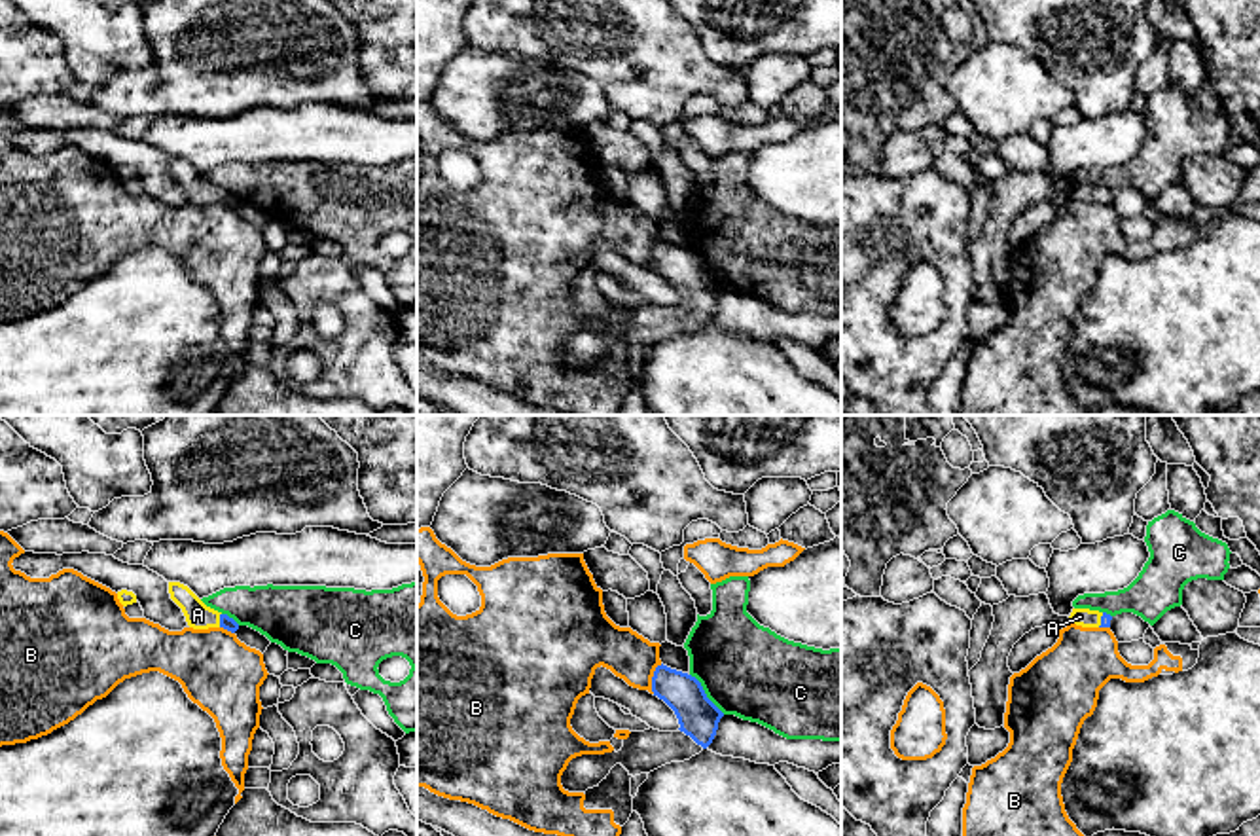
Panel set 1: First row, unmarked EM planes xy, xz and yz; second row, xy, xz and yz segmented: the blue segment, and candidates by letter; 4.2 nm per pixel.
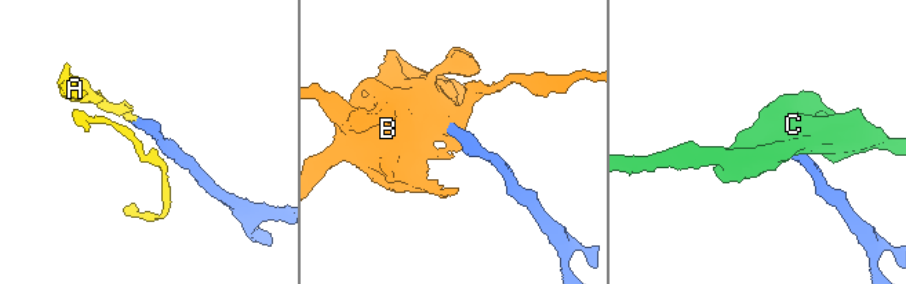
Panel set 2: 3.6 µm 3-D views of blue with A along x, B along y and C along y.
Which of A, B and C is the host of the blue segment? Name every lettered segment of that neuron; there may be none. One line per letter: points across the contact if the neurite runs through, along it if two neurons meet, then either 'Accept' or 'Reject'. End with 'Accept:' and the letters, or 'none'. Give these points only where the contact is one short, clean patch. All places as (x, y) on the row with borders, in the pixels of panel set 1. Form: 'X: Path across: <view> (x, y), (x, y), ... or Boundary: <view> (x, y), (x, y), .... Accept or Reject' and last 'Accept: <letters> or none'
A: Path across: xy (226, 622), (220, 620), (198, 615). Accept
B: Boundary: xz (662, 664), (654, 672), (652, 692). Reject
C: Reject
Accept: A

